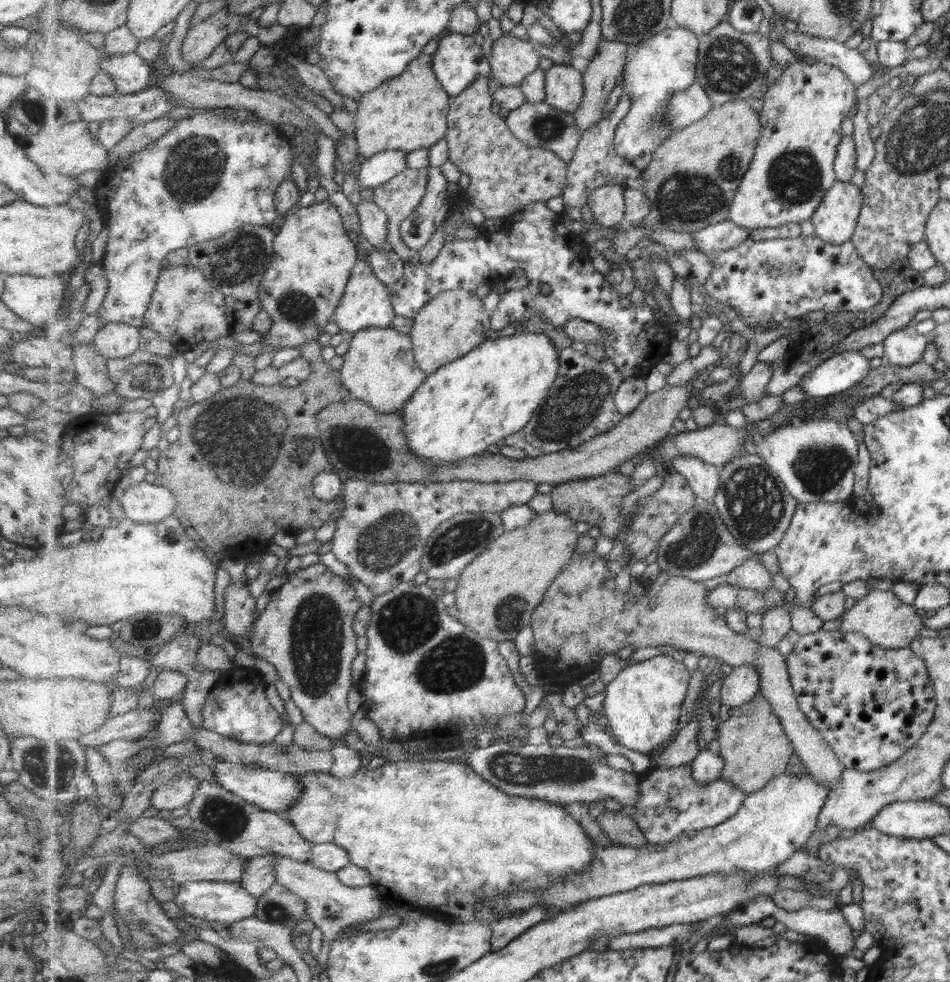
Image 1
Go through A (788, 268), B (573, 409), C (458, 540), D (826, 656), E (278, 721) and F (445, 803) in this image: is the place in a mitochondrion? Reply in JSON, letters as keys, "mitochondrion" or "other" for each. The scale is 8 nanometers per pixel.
{"A":"mitochondrion","B":"mitochondrion","C":"mitochondrion","D":"other","E":"other","F":"other"}

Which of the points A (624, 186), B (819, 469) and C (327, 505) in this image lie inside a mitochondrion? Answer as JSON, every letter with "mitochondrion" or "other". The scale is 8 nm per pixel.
{"A":"other","B":"mitochondrion","C":"other"}

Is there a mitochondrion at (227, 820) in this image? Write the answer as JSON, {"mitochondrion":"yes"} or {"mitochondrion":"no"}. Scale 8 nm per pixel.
{"mitochondrion":"yes"}

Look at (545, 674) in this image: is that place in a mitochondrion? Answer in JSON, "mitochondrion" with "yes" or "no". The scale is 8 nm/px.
{"mitochondrion":"no"}

